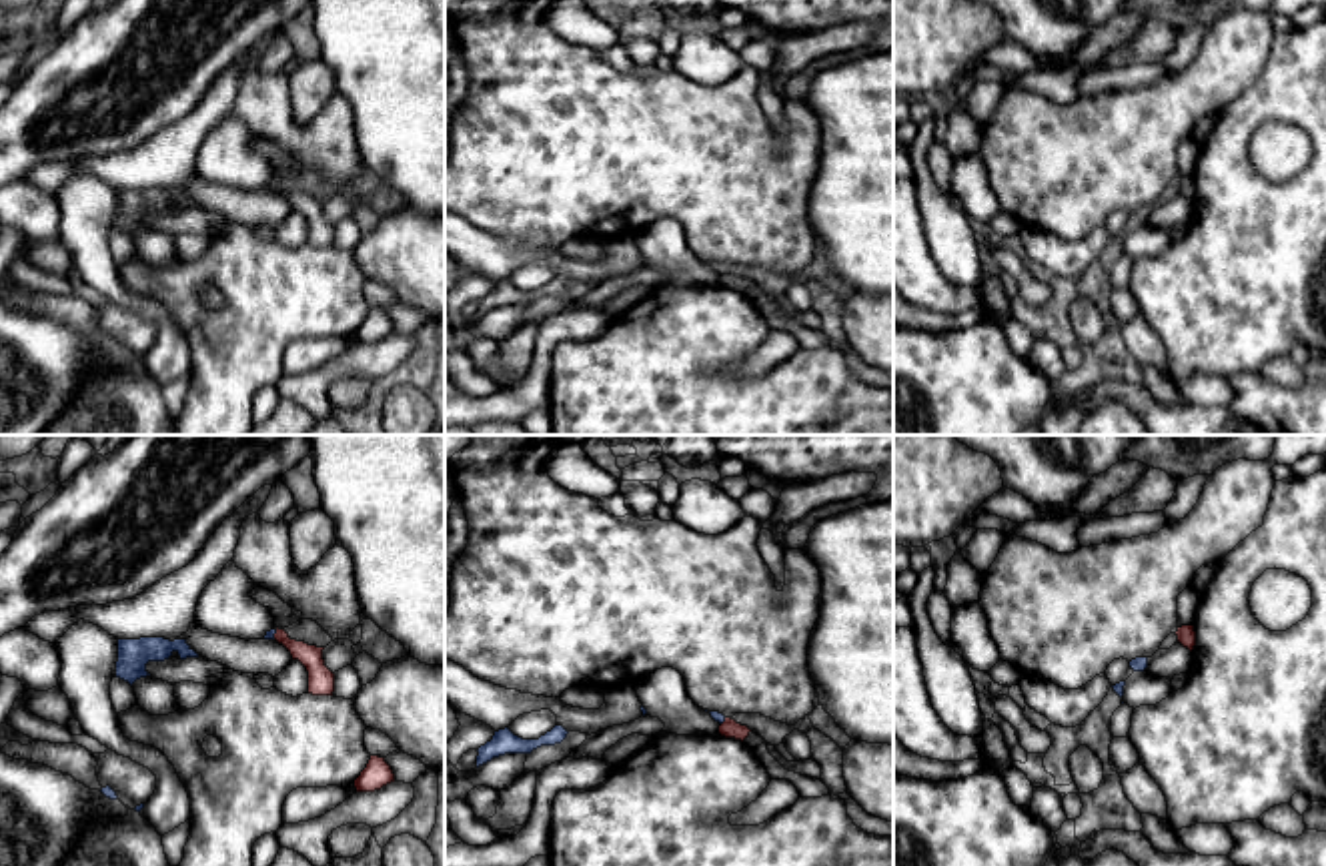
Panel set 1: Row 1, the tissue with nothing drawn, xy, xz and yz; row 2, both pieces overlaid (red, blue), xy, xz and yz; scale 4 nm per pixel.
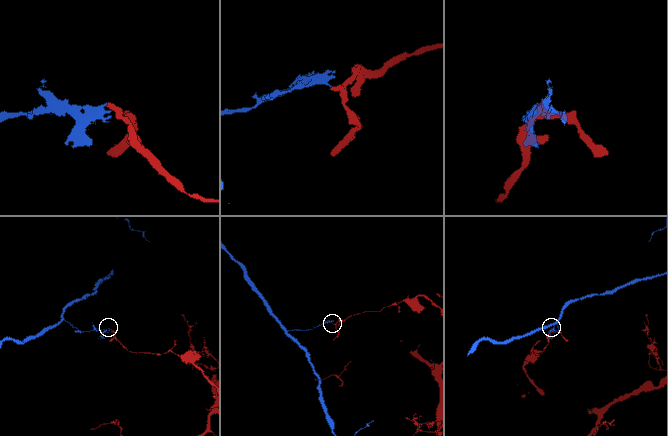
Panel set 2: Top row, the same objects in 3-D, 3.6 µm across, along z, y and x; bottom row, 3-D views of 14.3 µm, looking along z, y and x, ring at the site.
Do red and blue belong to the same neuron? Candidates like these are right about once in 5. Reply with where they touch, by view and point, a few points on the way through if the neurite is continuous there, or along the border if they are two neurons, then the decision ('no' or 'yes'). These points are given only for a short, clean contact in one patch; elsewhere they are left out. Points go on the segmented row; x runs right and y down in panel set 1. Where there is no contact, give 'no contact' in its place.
xy (275, 634) | along xy (277, 630), (273, 638) | no

